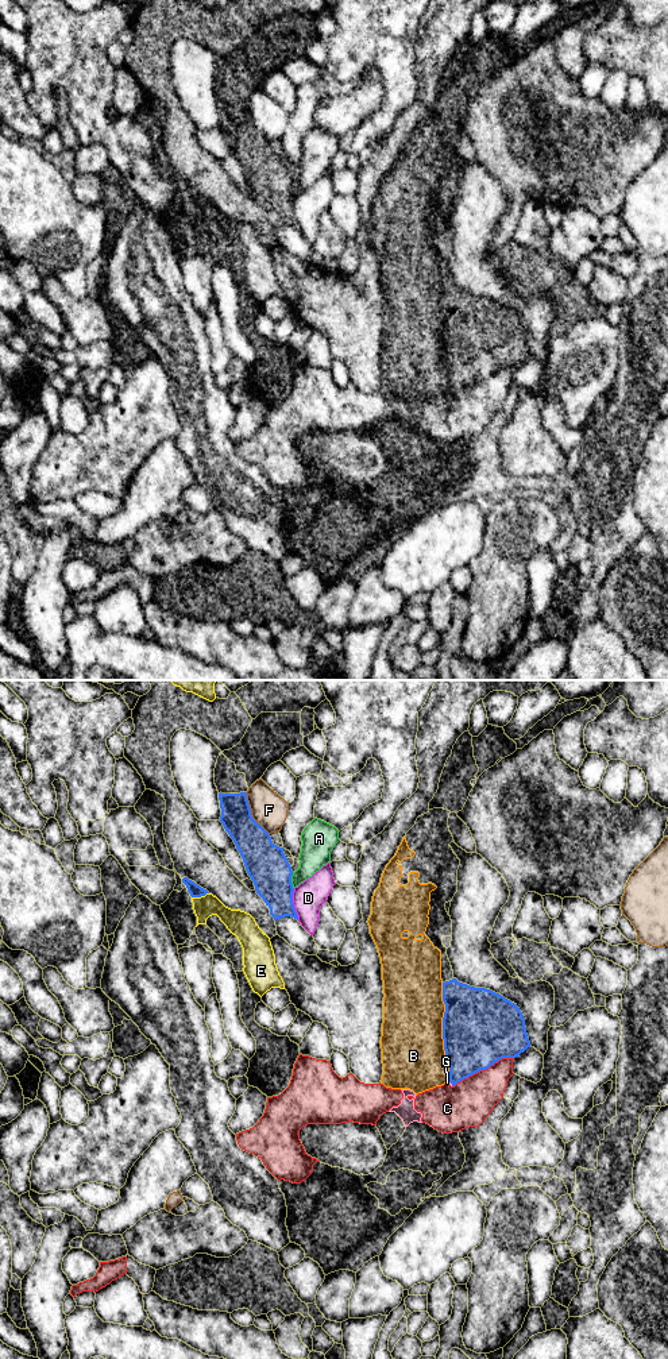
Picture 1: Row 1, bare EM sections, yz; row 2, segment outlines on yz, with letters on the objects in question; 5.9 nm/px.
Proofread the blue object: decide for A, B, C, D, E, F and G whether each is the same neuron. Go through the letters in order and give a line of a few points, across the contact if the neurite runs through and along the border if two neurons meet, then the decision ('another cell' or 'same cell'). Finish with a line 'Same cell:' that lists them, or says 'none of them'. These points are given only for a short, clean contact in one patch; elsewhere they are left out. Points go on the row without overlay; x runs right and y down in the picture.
A: another cell
B: another cell
C: another cell
D: line yz (293, 197), (293, 216), (298, 228); another cell
E: another cell
F: another cell
G: line yz (450, 390), (452, 394); another cell
Same cell: none of them

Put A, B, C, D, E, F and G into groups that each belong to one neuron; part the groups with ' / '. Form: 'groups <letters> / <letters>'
groups A / B / C / D / E / F / G

